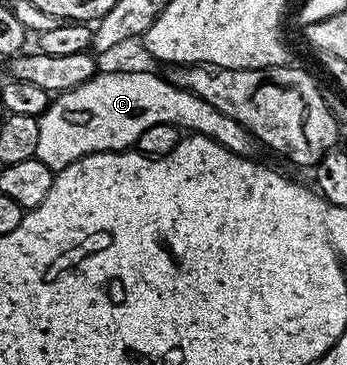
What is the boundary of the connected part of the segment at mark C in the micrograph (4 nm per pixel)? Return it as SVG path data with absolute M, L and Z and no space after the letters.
M146 70L95 73L84 84L57 95L37 119L40 140L36 143L34 157L55 172L89 154L131 149L140 132L152 128L152 124L172 124L179 131L202 134L216 140L233 154L246 156L251 153L252 139L243 126L236 124L236 120L224 116L224 112L216 112L208 100L200 100L200 96L176 88L161 73L149 74Z

